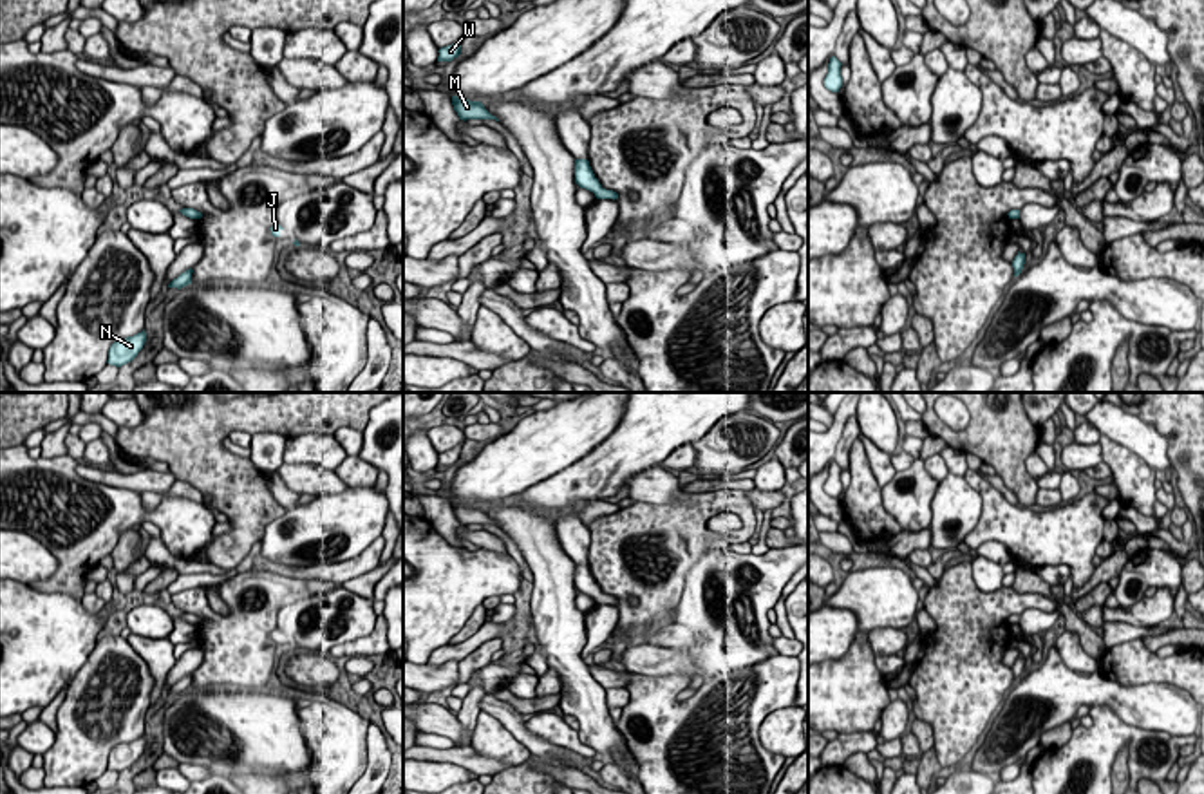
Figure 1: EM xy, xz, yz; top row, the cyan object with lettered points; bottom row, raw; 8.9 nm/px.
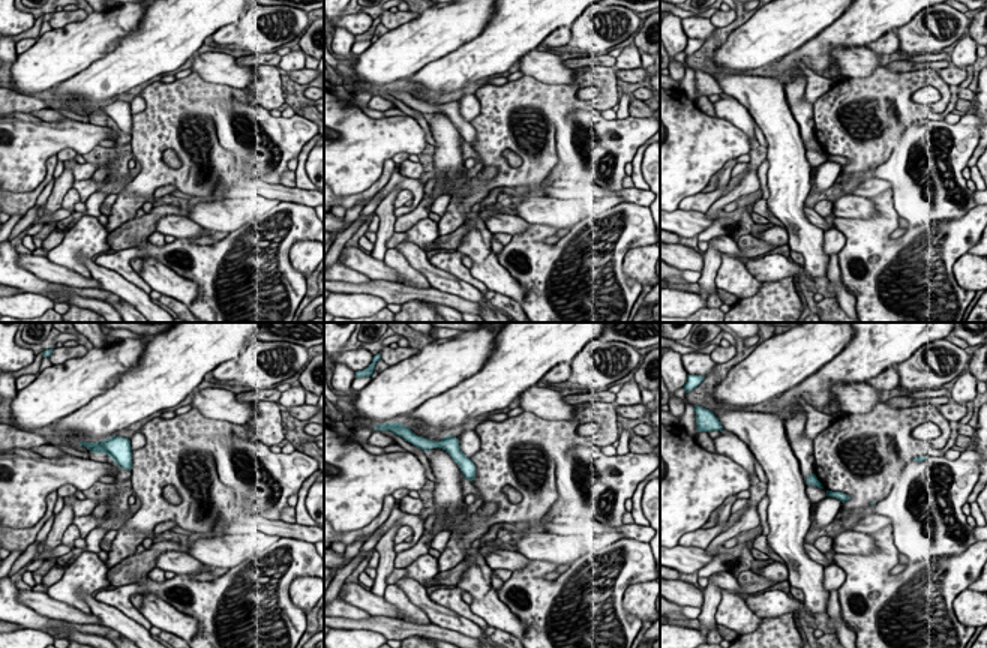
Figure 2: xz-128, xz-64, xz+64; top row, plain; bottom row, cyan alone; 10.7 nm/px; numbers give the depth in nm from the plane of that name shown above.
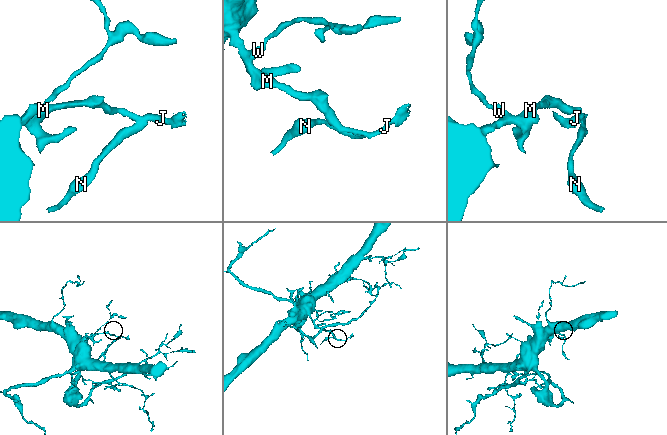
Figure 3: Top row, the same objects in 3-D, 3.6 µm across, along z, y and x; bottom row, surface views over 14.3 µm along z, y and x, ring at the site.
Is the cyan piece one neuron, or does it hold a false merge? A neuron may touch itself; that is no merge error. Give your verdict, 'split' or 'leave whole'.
split

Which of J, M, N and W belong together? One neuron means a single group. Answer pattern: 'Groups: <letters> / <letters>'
Groups: J N / M W

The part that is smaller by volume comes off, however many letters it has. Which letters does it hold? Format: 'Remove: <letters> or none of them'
Remove: J, N

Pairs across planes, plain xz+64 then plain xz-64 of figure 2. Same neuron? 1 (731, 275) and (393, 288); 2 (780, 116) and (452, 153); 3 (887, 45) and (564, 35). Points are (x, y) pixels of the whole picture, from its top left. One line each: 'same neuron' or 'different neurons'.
1: different neurons
2: same neuron
3: same neuron

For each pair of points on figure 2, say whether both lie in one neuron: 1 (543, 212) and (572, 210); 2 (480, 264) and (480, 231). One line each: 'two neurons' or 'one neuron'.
1: one neuron
2: one neuron

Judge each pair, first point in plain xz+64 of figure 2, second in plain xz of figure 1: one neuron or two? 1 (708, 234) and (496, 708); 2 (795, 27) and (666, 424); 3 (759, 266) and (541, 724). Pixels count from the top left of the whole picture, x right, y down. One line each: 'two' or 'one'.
1: two
2: two
3: one

